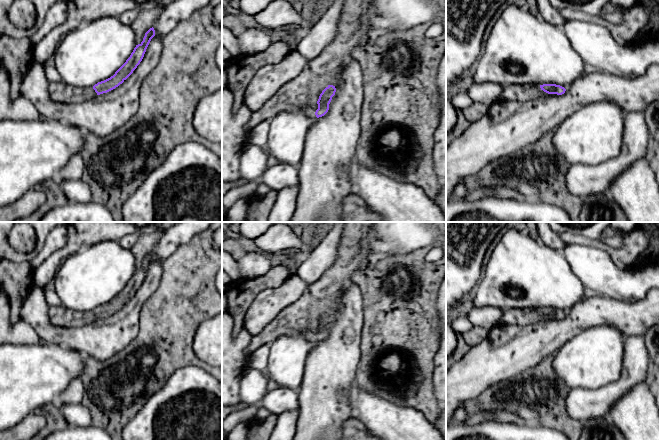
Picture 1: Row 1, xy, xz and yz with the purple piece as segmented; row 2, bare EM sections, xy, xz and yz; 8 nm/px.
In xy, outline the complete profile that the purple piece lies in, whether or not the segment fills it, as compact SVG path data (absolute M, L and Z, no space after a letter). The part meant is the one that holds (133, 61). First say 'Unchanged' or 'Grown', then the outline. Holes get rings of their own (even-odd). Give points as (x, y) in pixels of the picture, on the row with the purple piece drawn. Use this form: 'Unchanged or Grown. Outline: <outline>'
Grown. Outline: M150 28L143 38L143 41L136 45L130 57L110 78L98 82L93 87L76 88L65 84L63 81L48 84L48 94L55 102L80 103L87 101L103 93L107 93L122 84L137 68L142 61L146 49L155 36L154 28Z

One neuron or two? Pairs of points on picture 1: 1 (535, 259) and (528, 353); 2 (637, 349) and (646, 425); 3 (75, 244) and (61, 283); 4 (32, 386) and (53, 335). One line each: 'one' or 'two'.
1: two
2: two
3: two
4: two

